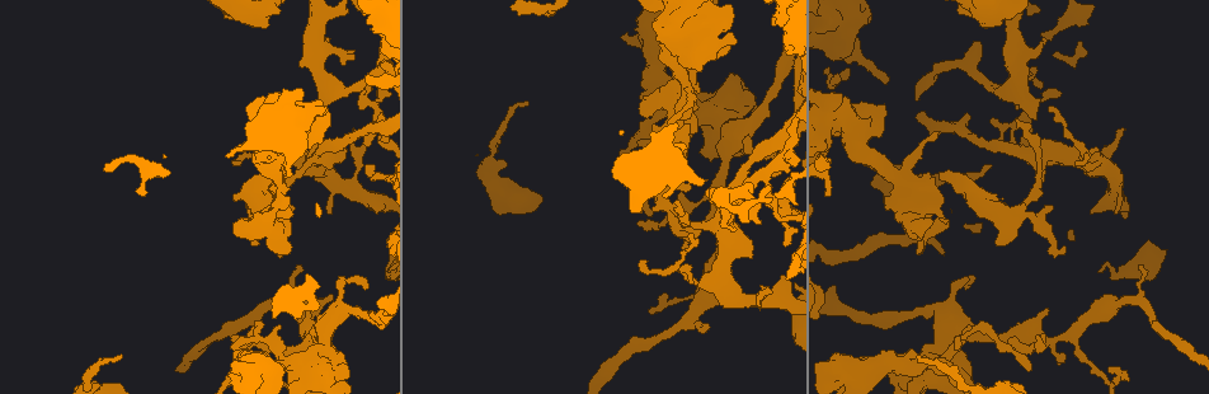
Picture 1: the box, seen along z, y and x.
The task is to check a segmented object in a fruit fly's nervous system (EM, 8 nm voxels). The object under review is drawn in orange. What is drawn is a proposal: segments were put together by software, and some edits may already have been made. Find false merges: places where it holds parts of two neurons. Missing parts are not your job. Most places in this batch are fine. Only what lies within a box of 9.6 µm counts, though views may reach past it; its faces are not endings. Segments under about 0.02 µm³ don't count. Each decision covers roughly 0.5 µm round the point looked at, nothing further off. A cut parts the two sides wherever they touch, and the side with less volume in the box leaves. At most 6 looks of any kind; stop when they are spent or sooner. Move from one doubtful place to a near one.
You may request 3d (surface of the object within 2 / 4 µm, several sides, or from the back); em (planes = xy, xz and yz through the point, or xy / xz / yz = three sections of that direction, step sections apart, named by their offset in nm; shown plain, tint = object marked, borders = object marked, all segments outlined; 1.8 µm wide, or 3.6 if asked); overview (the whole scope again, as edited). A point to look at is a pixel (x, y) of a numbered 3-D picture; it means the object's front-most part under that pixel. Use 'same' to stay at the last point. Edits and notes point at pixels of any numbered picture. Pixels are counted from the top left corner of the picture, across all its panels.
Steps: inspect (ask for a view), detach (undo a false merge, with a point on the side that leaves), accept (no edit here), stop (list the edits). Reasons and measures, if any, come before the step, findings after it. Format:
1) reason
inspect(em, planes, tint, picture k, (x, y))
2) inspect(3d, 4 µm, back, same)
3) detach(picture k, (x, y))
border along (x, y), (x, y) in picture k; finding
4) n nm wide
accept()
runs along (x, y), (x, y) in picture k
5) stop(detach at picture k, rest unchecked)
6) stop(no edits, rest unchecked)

four-way junction
inspect(em, planes, borders, picture 1, (909, 183))

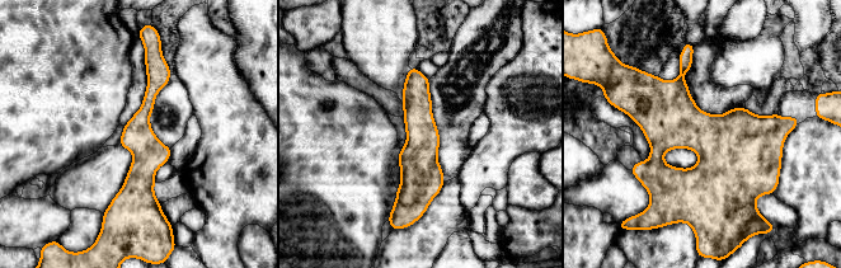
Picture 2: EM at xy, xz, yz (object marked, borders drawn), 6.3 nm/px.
220 nm wide
accept()
runs along (150, 59), (141, 177), (130, 210) in picture 2; one neuron here

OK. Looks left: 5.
calibre changes
inspect(em, 3.6 µm, yz, step 16, tint, picture 1, (694, 39))

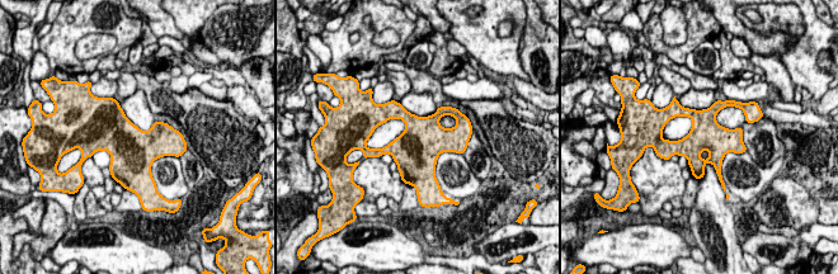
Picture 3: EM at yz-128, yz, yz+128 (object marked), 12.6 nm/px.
inspect(em, 3.6 µm, planes, tint, same)

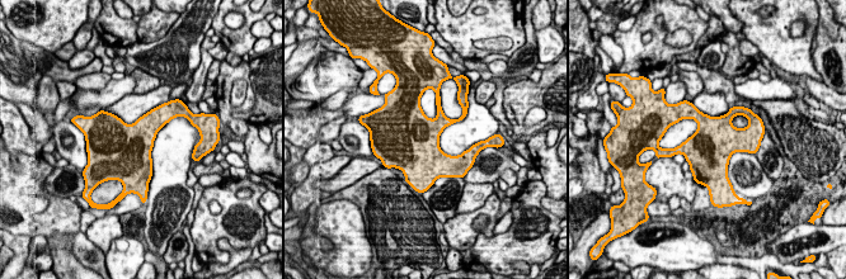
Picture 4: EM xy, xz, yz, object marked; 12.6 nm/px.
accept()
all the same neuron

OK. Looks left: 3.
thin neck
inspect(em, 3.6 µm, xz, step 8, tint, picture 1, (307, 160))

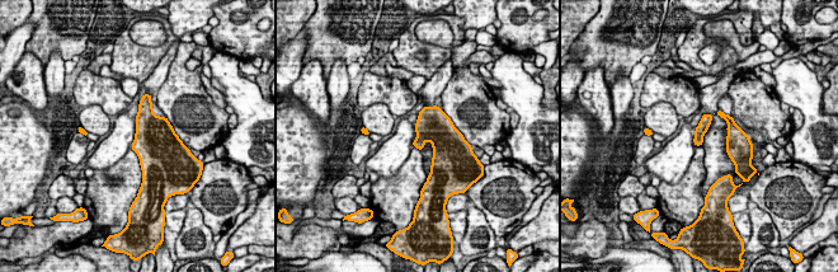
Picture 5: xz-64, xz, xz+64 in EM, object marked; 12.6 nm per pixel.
cut it another way
inspect(em, 3.6 µm, planes, tint, same)

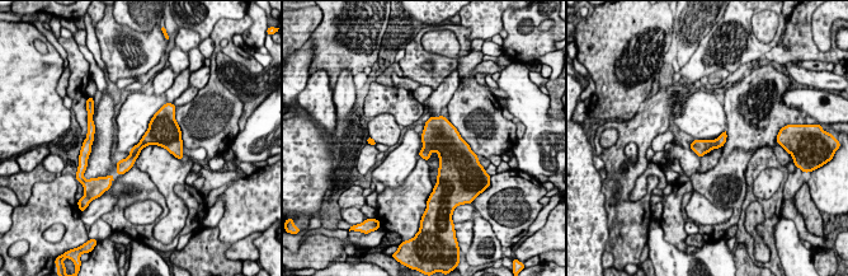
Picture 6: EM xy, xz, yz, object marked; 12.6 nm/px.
190 nm wide
accept()
all the same neuron

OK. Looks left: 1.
stop(no edits, rest unchecked)

